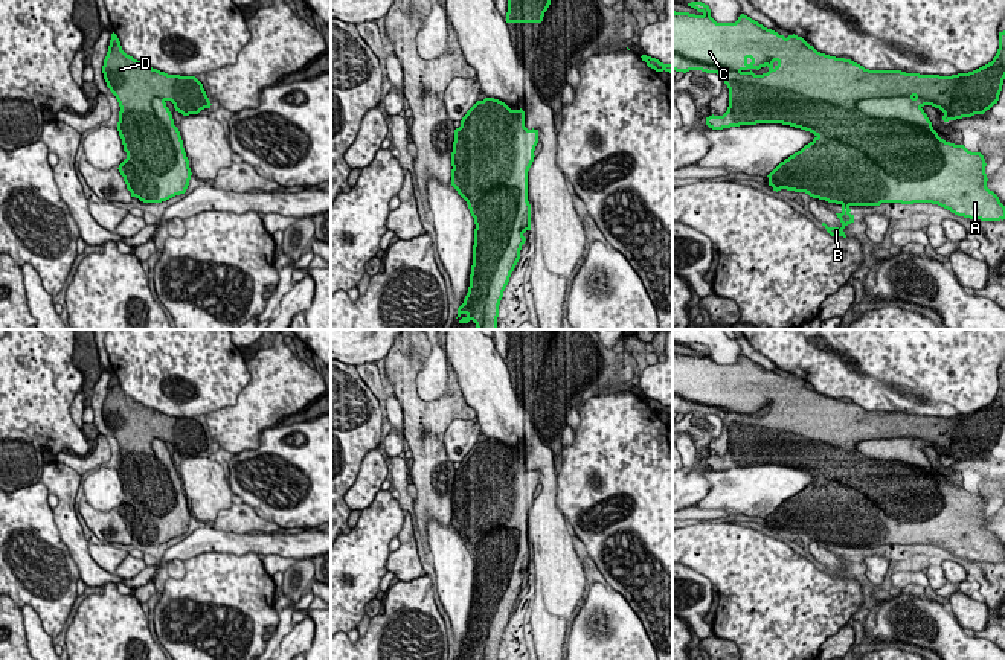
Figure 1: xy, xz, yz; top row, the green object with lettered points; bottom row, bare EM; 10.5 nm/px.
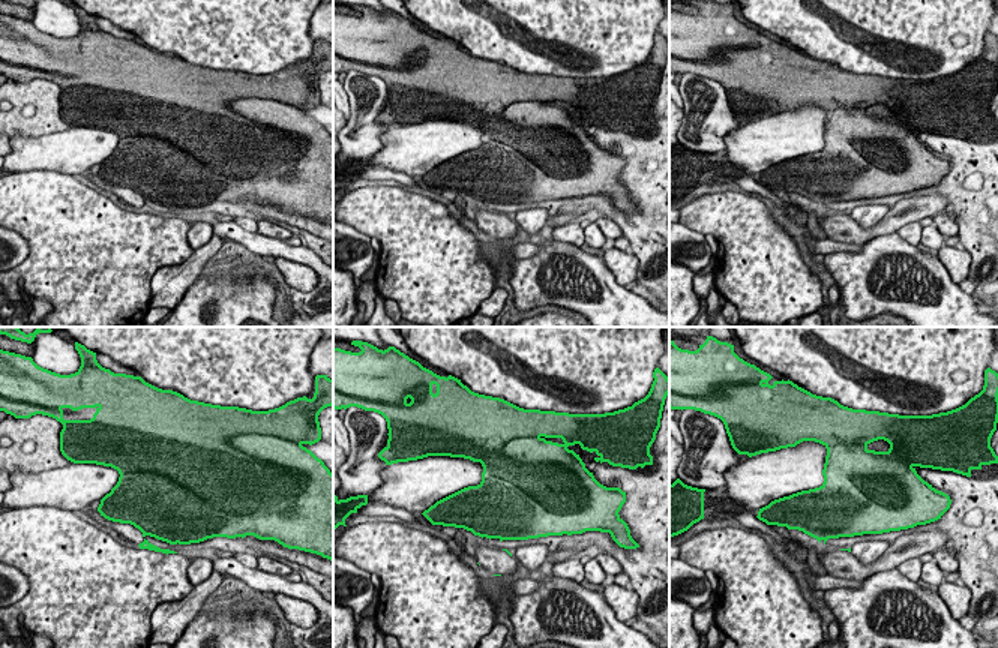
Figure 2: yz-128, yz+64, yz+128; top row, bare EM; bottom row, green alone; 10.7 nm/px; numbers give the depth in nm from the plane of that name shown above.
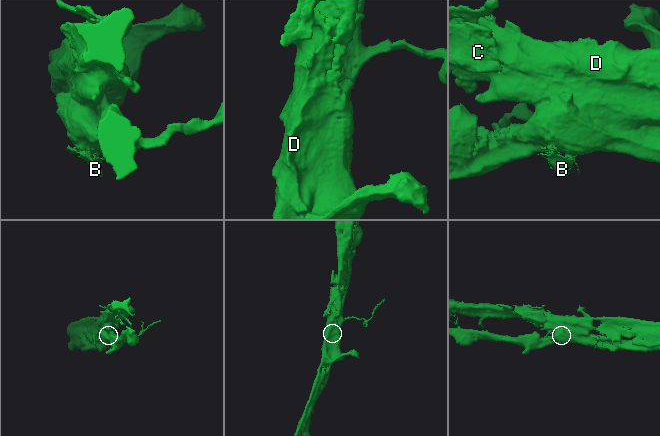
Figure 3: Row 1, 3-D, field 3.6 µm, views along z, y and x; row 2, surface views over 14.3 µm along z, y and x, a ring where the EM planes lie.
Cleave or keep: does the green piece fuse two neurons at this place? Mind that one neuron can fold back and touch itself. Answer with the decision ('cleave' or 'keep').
cleave

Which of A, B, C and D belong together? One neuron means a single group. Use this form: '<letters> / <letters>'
A B / C D

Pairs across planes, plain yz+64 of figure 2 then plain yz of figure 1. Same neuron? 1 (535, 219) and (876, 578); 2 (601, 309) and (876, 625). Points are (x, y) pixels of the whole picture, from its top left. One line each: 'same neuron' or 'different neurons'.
1: same neuron
2: same neuron

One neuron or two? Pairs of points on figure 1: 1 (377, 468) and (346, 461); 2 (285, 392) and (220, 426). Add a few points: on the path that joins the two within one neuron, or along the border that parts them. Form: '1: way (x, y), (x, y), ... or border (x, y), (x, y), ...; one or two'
1: border (377, 447), (365, 456), (356, 482), (346, 493); two
2: way (269, 398), (237, 426); one

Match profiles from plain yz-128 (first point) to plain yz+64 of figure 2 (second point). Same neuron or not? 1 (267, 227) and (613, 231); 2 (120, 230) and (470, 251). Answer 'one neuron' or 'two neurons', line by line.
1: one neuron
2: one neuron

